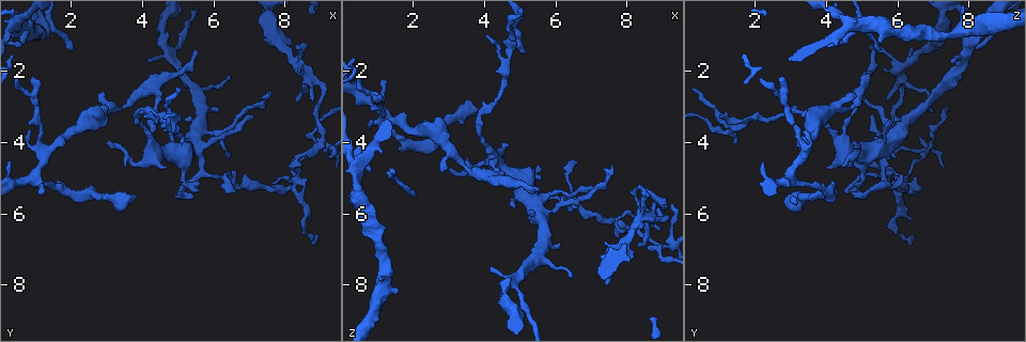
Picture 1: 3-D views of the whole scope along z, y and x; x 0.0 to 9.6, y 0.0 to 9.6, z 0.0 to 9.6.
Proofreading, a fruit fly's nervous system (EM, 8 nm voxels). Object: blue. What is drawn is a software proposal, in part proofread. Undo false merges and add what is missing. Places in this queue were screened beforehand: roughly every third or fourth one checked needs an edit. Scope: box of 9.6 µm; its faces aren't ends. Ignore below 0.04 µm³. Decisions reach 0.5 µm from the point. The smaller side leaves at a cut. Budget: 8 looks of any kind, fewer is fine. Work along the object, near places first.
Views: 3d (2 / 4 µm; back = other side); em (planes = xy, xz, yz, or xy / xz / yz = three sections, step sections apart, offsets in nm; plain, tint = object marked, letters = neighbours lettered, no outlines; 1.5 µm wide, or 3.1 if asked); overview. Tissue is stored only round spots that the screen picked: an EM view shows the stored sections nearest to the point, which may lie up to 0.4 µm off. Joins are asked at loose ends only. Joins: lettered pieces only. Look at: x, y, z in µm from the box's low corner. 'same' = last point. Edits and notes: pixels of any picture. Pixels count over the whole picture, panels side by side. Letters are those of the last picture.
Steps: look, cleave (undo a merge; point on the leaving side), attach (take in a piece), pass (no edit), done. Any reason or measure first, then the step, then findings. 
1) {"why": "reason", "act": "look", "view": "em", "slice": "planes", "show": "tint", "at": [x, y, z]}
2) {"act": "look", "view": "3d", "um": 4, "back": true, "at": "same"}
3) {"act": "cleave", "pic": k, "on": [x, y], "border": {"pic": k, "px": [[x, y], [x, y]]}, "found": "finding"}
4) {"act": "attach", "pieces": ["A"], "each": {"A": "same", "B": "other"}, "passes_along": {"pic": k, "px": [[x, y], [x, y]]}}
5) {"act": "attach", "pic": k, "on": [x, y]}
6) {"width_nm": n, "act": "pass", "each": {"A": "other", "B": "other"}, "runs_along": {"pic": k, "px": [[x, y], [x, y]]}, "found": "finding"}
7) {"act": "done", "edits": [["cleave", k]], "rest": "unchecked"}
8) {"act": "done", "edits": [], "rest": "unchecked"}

{"why": "narrows sharply", "act": "look", "view": "3d", "um": 4, "at": [4.30, 2.60, 4.95]}

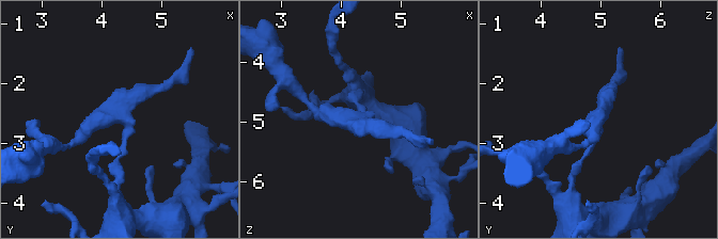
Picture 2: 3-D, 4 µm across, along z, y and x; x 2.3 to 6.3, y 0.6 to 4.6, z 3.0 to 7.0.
{"why": "now the EM", "act": "look", "view": "em", "slice": "planes", "show": "letters", "at": [4.30, 2.55, 4.95]}

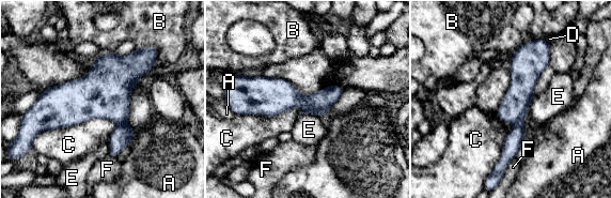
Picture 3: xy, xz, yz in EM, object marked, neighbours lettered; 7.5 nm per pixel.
{"act": "cleave", "pic": 3, "on": [106, 96], "each": {"A": "other", "B": "other", "C": "other", "D": "other", "E": "other", "F": "other"}, "border": {"pic": 3, "px": [[125, 123], [116, 125]]}, "found": "two cells meet here"}

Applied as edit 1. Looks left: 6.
{"why": "redraw", "act": "look", "view": "overview"}

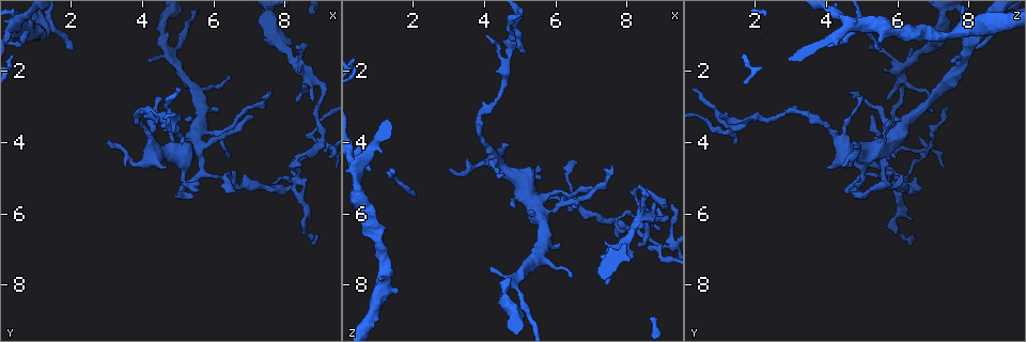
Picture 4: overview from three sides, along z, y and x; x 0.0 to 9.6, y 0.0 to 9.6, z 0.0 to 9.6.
{"why": "thin end", "act": "look", "view": "3d", "um": 2, "at": [6.40, 2.30, 7.80]}

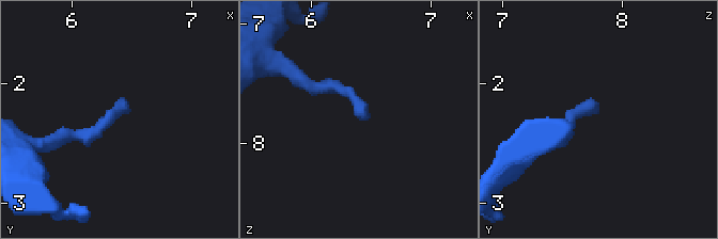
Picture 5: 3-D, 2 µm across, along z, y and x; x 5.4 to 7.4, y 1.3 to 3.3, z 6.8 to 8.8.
{"why": "need the tissue", "act": "look", "view": "em", "slice": "yz", "step": 4, "show": "letters", "at": [6.44, 2.22, 7.80]}

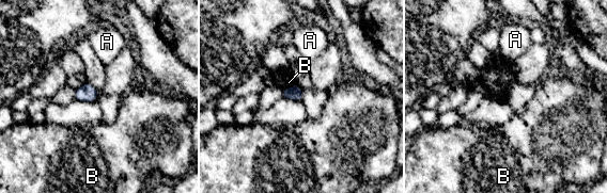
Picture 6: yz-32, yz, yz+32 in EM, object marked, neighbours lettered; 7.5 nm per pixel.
{"act": "look", "view": "em", "slice": "xz", "step": 8, "show": "letters", "at": "same"}

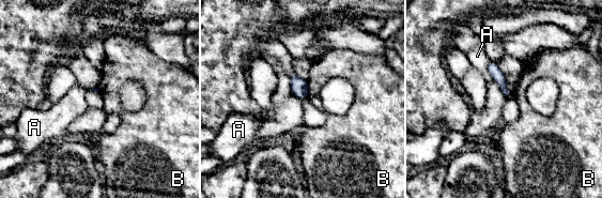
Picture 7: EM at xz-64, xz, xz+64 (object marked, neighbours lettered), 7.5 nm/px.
{"act": "pass", "each": {"A": "other", "B": "other"}, "border": {"pic": 7, "px": [[306, 80], [308, 97]]}, "found": "none of them fits"}

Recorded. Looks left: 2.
{"act": "done", "edits": [["cleave", 3]], "rest": "unchecked"}

